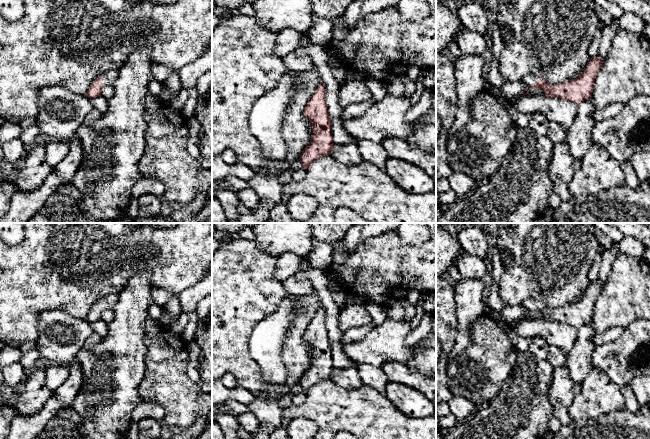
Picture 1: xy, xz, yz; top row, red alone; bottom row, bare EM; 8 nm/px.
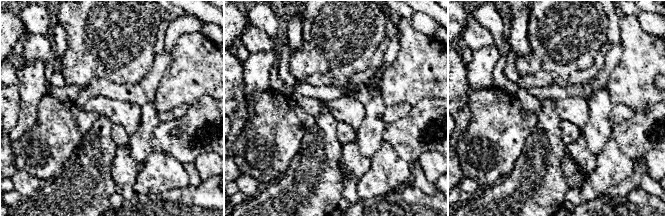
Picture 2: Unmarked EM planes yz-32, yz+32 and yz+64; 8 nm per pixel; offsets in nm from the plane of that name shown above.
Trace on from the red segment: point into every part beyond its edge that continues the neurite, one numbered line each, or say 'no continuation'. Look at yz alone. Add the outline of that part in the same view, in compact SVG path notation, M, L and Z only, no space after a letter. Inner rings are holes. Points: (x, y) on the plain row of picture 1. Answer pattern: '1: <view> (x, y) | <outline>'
1: yz (529, 303) | M529 298L527 299L524 303L523 303L523 307L527 308L527 309L531 309L534 306L538 306L539 304L539 300L537 299L533 299L533 298Z

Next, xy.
1: xy (108, 302) | M119 294L108 295L101 299L101 306L103 307L104 310L113 309L118 300L119 300Z

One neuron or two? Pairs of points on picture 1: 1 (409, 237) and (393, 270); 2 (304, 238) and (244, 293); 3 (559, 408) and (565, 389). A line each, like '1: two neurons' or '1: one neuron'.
1: two neurons
2: two neurons
3: one neuron

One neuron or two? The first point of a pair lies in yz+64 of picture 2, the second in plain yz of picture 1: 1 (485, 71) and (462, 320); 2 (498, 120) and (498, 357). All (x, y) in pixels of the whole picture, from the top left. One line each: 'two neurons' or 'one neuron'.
1: one neuron
2: one neuron

